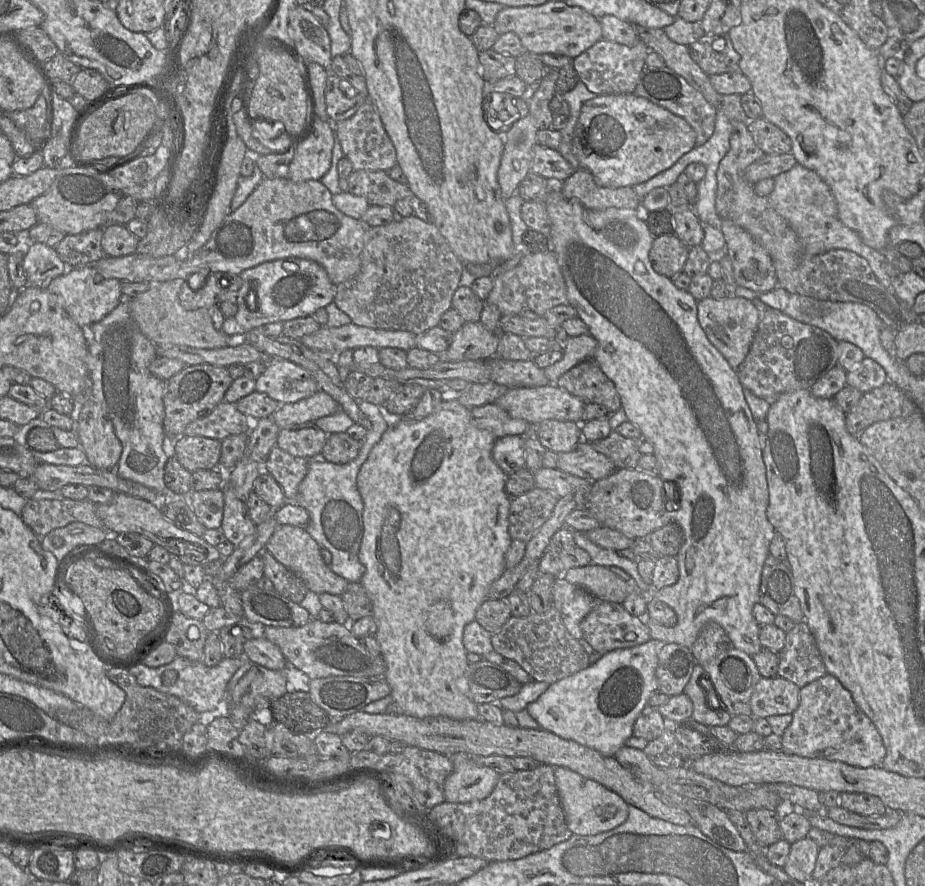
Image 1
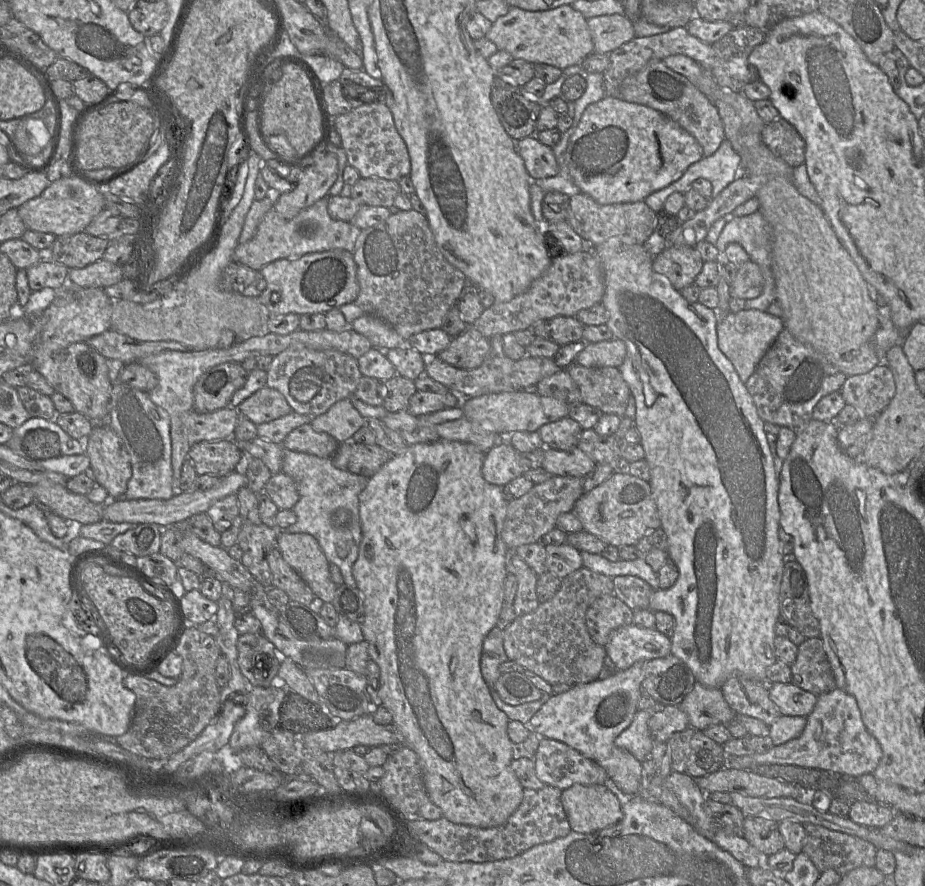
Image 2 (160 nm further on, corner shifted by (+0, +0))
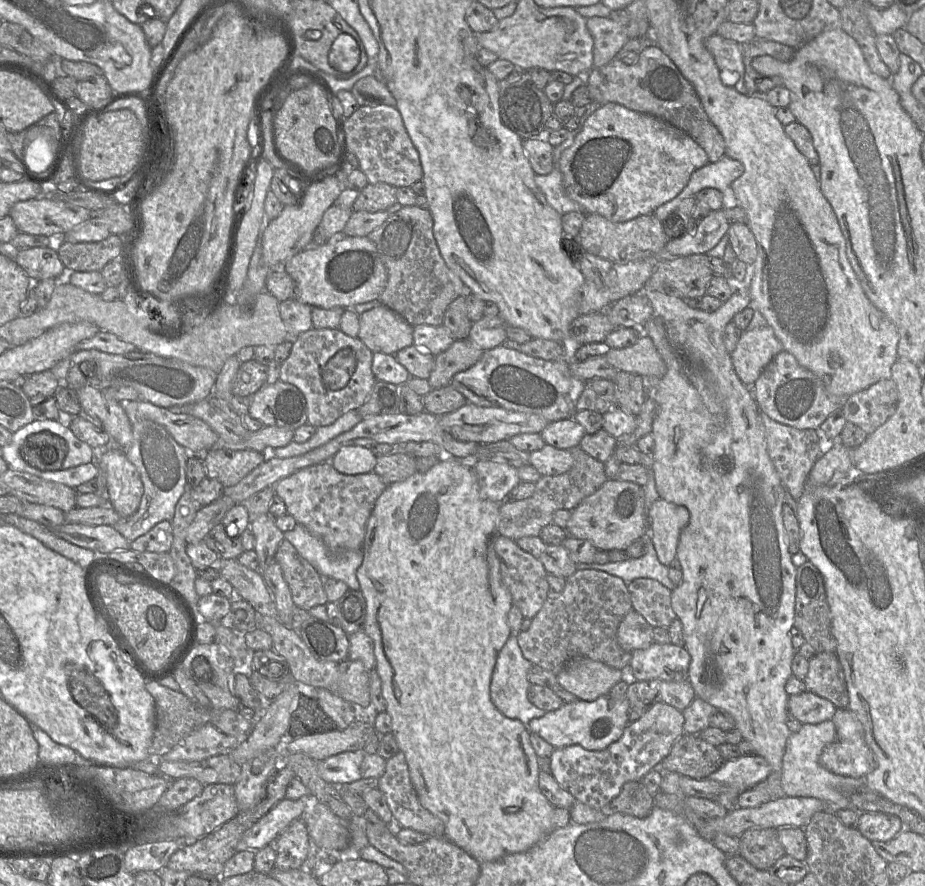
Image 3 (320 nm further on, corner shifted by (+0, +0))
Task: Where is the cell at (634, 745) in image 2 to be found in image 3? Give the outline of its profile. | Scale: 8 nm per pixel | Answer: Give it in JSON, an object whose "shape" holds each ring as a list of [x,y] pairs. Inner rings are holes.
{"shape":[[[656,703],[638,720],[629,722],[622,736],[604,750],[590,751],[579,745],[555,748],[549,758],[551,774],[559,786],[577,801],[594,809],[608,810],[623,785],[641,781],[655,765],[663,761],[683,733],[683,712],[666,703]]]}

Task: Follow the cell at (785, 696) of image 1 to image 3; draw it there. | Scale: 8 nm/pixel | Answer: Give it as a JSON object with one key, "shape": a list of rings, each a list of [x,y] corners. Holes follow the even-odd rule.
{"shape":[[[810,691],[790,695],[787,700],[787,708],[788,713],[802,724],[818,724],[832,720],[838,709],[831,701]]]}

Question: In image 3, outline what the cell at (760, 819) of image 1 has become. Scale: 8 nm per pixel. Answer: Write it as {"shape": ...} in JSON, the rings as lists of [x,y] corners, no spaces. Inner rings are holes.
{"shape":[[[753,828],[739,836],[738,854],[755,868],[769,870],[786,853],[777,829]]]}

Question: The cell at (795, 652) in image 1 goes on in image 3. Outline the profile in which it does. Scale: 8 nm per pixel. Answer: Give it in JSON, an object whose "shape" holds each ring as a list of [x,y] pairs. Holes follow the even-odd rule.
{"shape":[[[836,653],[815,654],[809,660],[809,670],[803,682],[807,691],[831,701],[838,709],[848,709],[847,684]]]}

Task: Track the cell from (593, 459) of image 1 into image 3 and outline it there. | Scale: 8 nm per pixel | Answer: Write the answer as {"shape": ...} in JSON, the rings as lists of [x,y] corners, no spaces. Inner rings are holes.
{"shape":[[[546,444],[540,450],[530,452],[529,464],[542,476],[560,475],[571,469],[574,458],[570,449],[558,449]]]}

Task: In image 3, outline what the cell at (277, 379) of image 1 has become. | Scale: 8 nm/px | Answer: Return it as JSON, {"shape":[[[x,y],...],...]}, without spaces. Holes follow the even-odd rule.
{"shape":[[[310,329],[298,335],[288,358],[281,364],[279,379],[293,384],[303,393],[308,409],[307,424],[316,428],[334,423],[343,414],[359,409],[368,399],[375,382],[372,372],[373,352],[358,337],[352,338],[340,329]]]}

